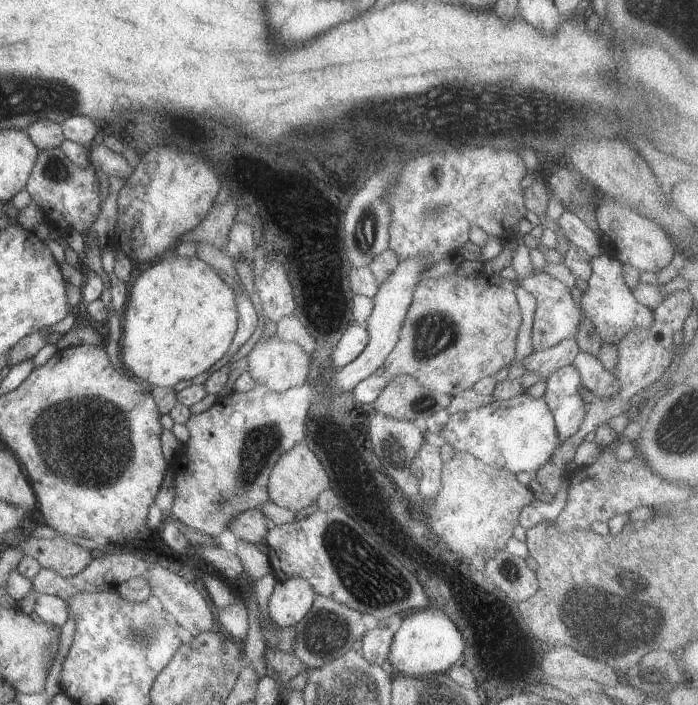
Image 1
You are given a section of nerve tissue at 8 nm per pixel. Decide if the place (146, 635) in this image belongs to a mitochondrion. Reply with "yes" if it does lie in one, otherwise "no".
yes

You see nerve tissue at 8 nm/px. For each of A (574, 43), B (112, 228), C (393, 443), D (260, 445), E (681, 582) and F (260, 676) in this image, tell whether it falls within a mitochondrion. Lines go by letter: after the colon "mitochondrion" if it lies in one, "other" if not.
A: other
B: other
C: mitochondrion
D: mitochondrion
E: other
F: other

